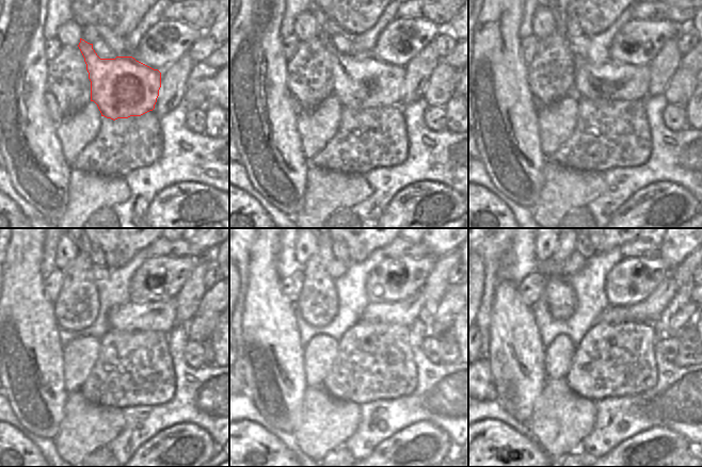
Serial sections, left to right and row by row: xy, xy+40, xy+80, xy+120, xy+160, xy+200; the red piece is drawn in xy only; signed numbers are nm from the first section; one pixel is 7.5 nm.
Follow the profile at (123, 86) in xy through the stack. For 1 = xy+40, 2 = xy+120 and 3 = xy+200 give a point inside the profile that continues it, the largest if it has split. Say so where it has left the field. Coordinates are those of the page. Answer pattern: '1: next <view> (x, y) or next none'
1: next xy+40 (359, 82)
2: next xy+120 (150, 316)
3: next xy+200 (655, 306)

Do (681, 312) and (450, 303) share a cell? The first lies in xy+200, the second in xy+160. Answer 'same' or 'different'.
same

